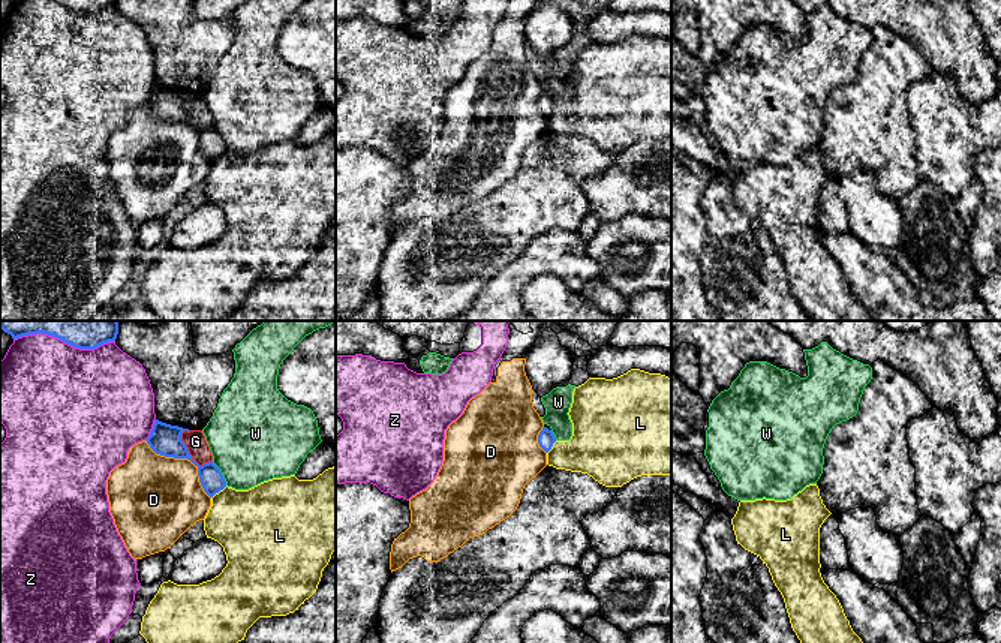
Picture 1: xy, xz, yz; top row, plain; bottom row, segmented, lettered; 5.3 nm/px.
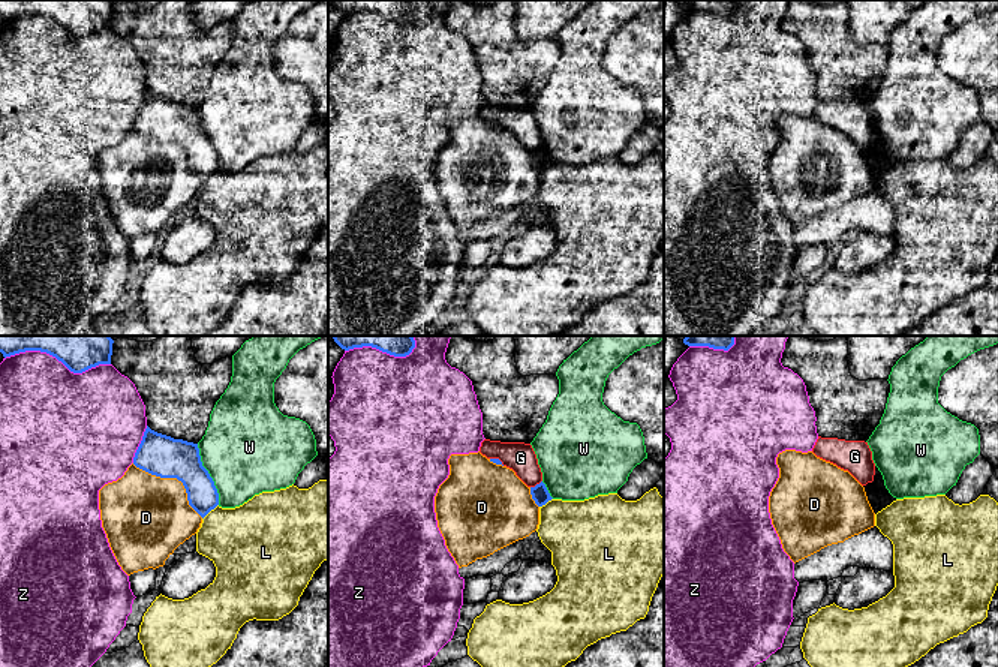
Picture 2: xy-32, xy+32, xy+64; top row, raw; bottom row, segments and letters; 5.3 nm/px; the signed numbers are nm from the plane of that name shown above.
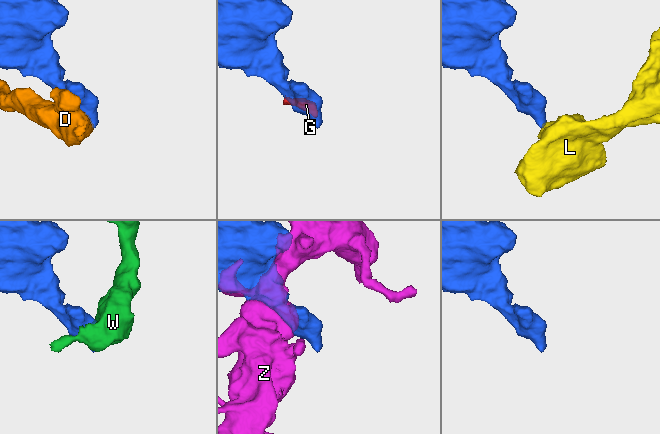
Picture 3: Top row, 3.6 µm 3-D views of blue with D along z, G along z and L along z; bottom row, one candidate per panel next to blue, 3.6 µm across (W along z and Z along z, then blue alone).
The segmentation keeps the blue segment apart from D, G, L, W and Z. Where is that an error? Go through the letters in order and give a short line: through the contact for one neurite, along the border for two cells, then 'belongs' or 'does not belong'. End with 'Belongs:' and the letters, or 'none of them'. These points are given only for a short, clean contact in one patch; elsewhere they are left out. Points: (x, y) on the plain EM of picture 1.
D: does not belong
G: line xy (185, 93), (182, 105), (188, 117), (200, 129), (212, 126); does not belong
L: line xy (227, 150), (212, 162); does not belong
W: does not belong
Z: does not belong
Belongs: none of them

